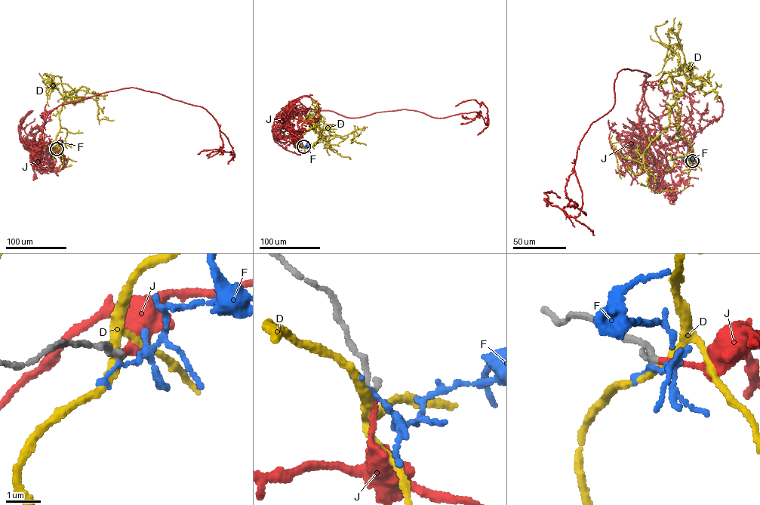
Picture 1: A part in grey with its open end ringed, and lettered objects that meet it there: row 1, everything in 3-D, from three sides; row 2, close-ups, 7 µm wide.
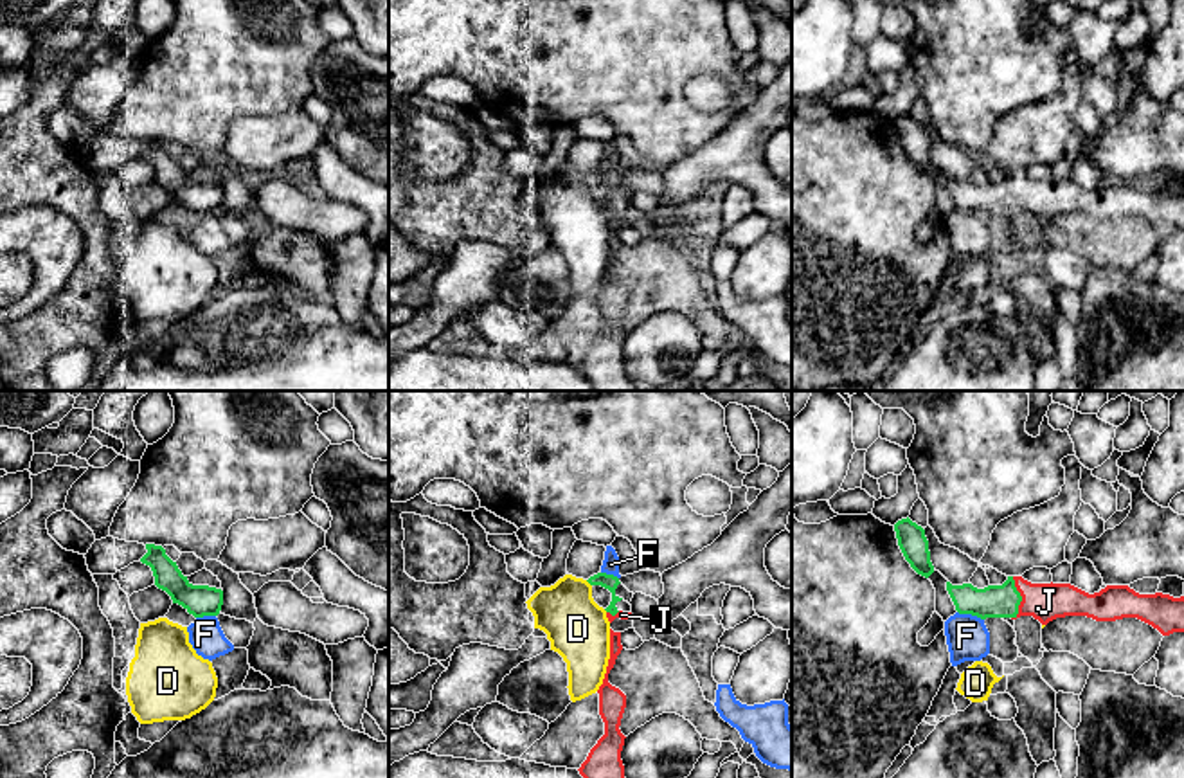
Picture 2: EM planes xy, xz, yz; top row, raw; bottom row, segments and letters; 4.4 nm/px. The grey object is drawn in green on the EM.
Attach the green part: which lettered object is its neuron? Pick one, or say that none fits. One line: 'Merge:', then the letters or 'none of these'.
Merge: J

